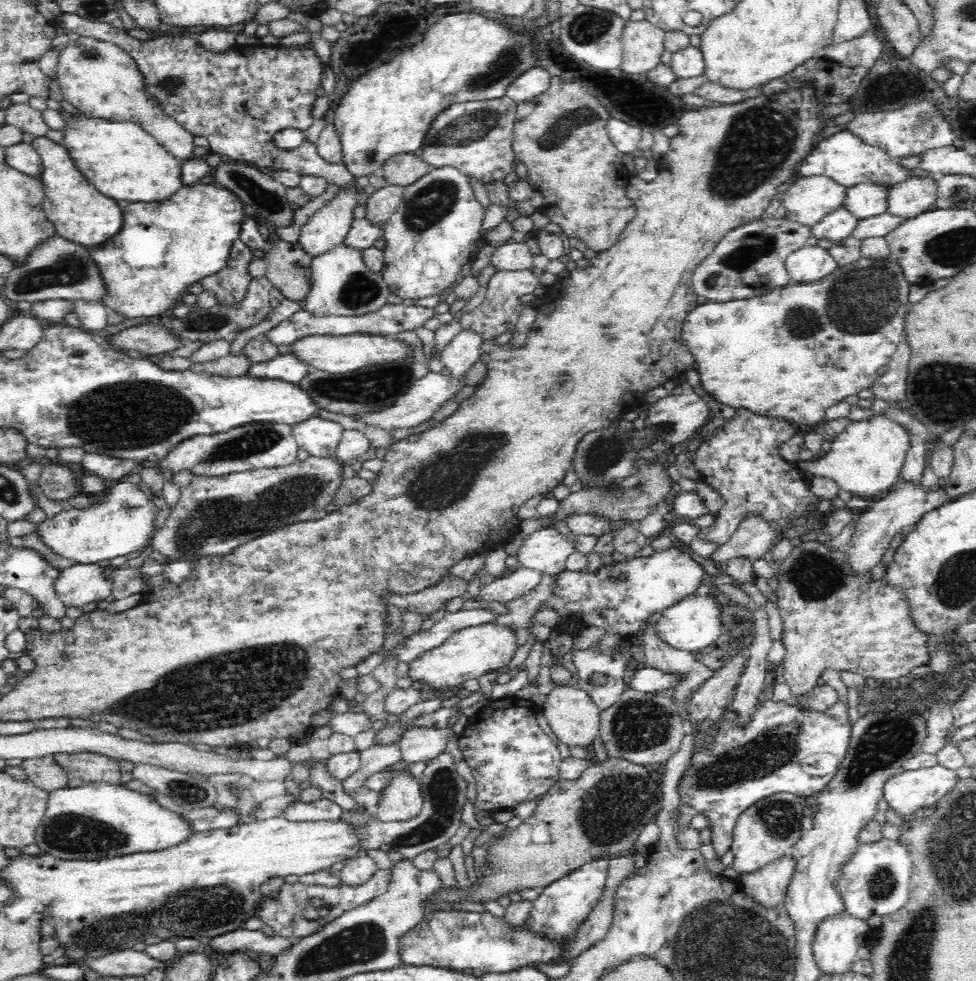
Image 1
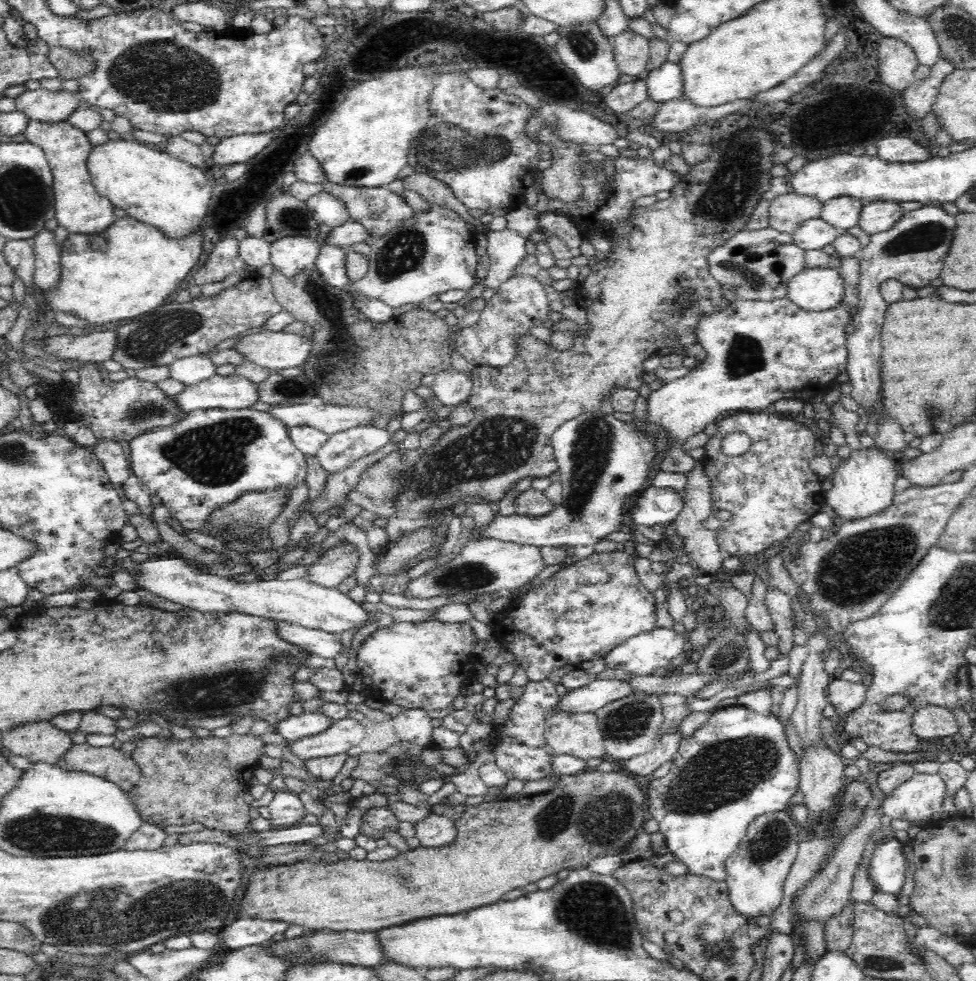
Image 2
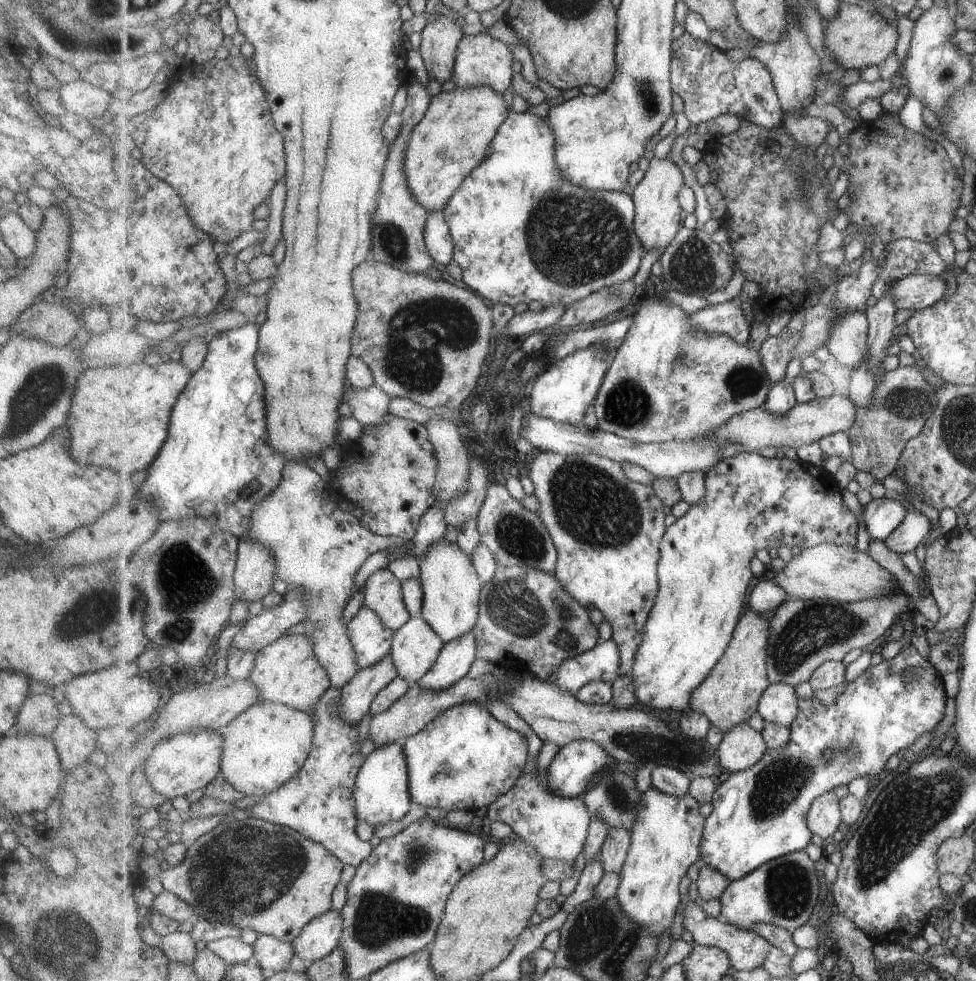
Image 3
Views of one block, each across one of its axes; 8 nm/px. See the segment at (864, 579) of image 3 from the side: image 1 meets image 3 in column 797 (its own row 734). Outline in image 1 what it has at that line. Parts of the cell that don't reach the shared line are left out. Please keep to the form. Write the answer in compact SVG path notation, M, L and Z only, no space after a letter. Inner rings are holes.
M576 686L554 687L546 698L544 712L552 732L560 742L570 748L579 746L591 749L594 738L599 735L601 711L588 692Z

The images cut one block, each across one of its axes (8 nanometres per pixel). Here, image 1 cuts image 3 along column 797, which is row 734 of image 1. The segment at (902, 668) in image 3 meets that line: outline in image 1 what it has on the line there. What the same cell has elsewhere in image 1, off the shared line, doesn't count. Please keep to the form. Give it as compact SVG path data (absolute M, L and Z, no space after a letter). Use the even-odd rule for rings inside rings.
M764 696L752 720L745 727L736 725L735 713L730 709L724 714L722 726L715 734L709 749L702 747L704 737L695 740L691 765L685 769L677 789L679 799L689 804L692 813L705 814L708 817L711 845L716 858L720 859L731 850L736 818L756 800L776 792L791 792L805 798L824 790L824 786L838 772L849 747L852 723L848 720L848 708L848 705L837 701L828 710L803 710L790 704L789 701L775 701L769 696Z

